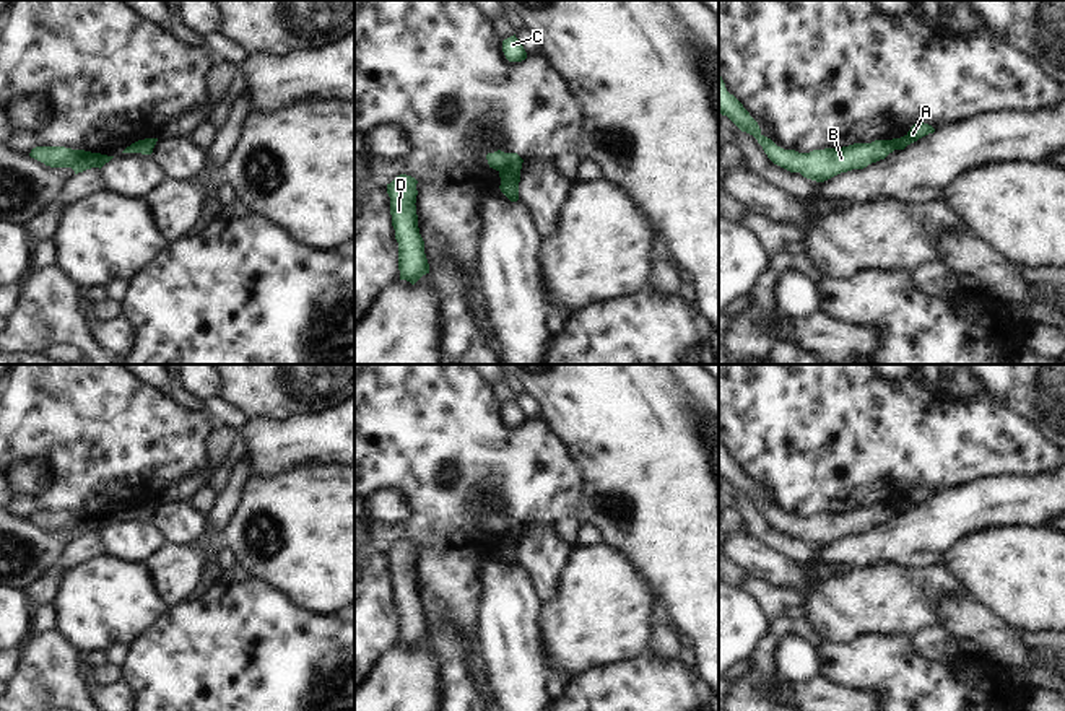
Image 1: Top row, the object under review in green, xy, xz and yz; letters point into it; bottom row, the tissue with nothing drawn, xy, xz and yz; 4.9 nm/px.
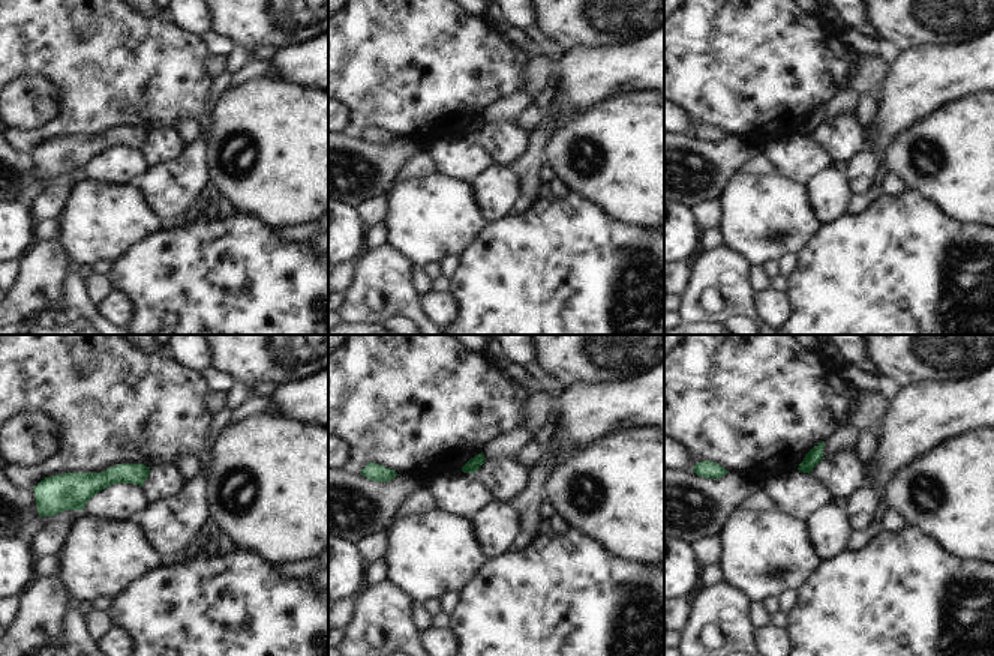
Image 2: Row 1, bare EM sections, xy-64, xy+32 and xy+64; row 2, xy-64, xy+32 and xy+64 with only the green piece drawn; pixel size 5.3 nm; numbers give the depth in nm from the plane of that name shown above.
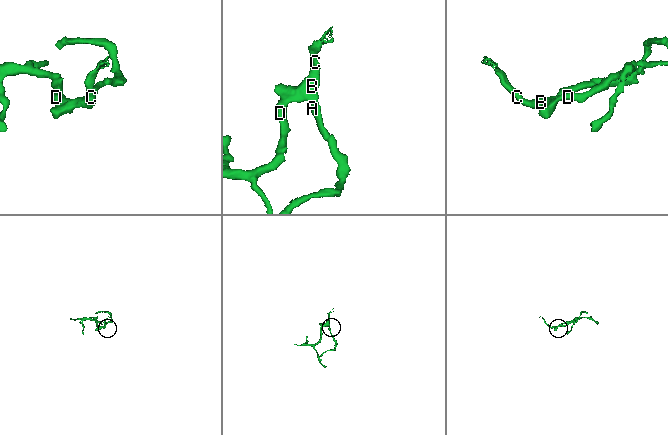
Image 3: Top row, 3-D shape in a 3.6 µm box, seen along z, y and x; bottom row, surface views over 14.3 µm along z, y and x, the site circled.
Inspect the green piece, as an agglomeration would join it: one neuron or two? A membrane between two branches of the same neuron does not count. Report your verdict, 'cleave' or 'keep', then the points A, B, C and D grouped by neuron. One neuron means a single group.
cleave; A / B C D

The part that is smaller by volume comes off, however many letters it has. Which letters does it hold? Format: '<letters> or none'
A

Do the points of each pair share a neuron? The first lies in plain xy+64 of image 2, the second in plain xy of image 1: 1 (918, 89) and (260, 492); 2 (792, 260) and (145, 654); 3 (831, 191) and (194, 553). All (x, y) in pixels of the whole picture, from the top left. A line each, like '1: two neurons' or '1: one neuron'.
1: two neurons
2: two neurons
3: one neuron

